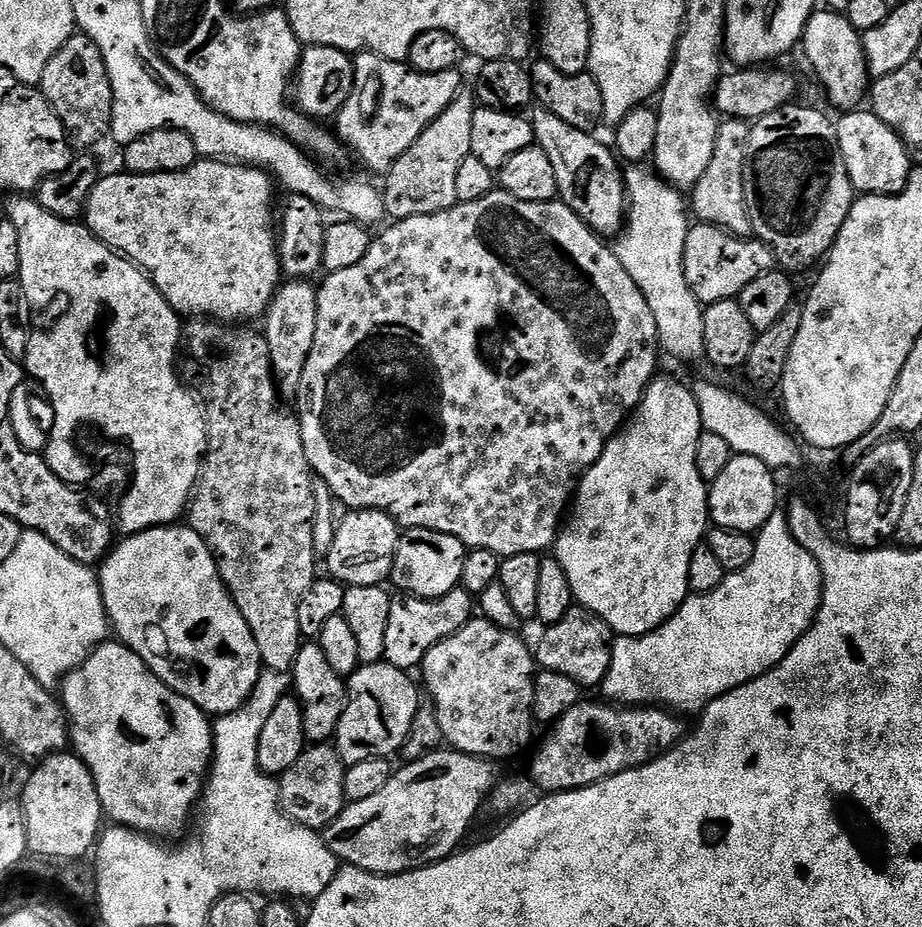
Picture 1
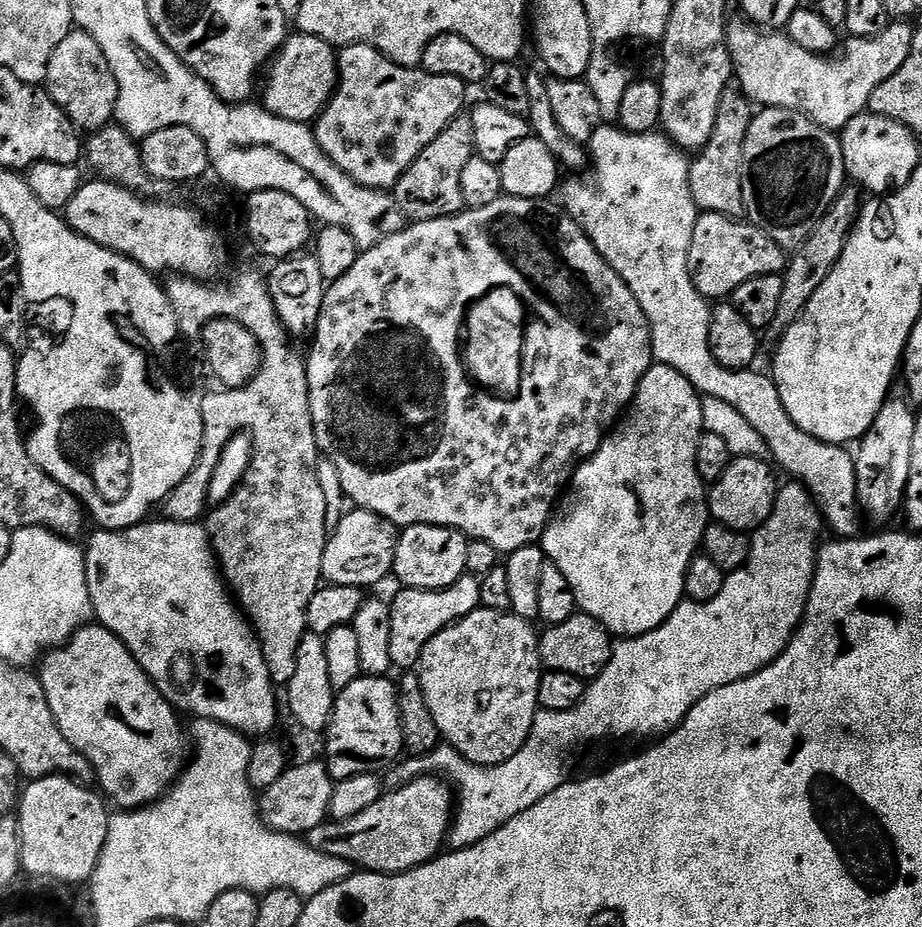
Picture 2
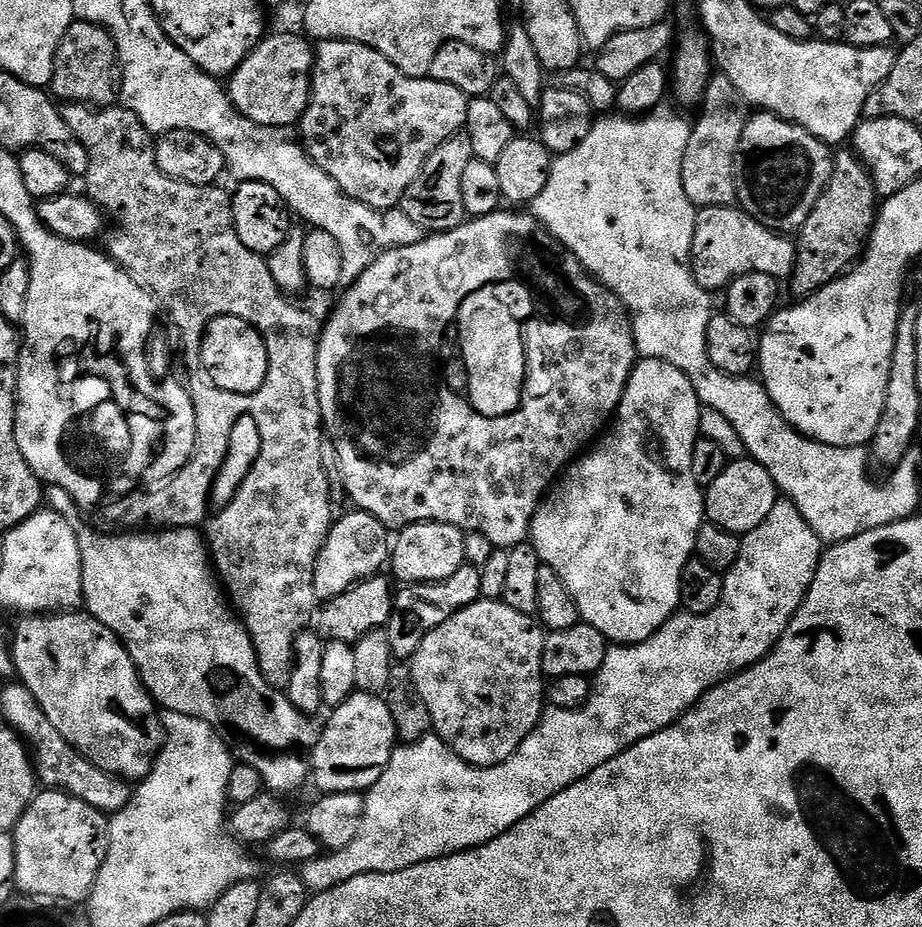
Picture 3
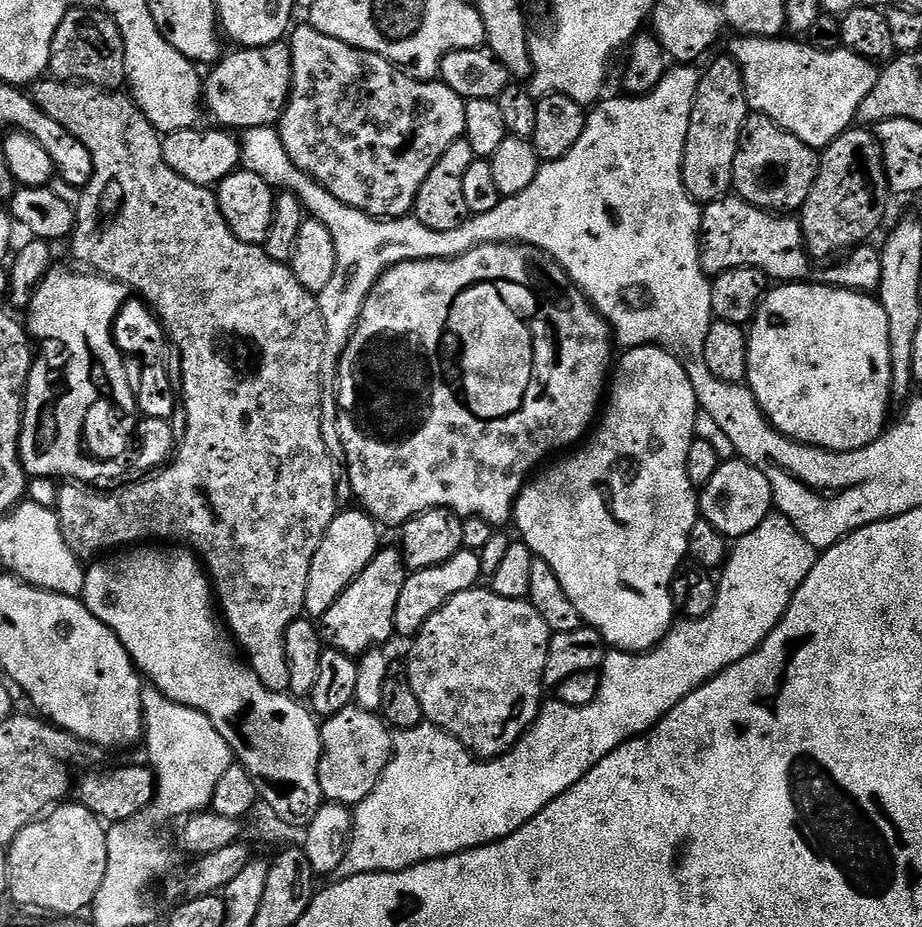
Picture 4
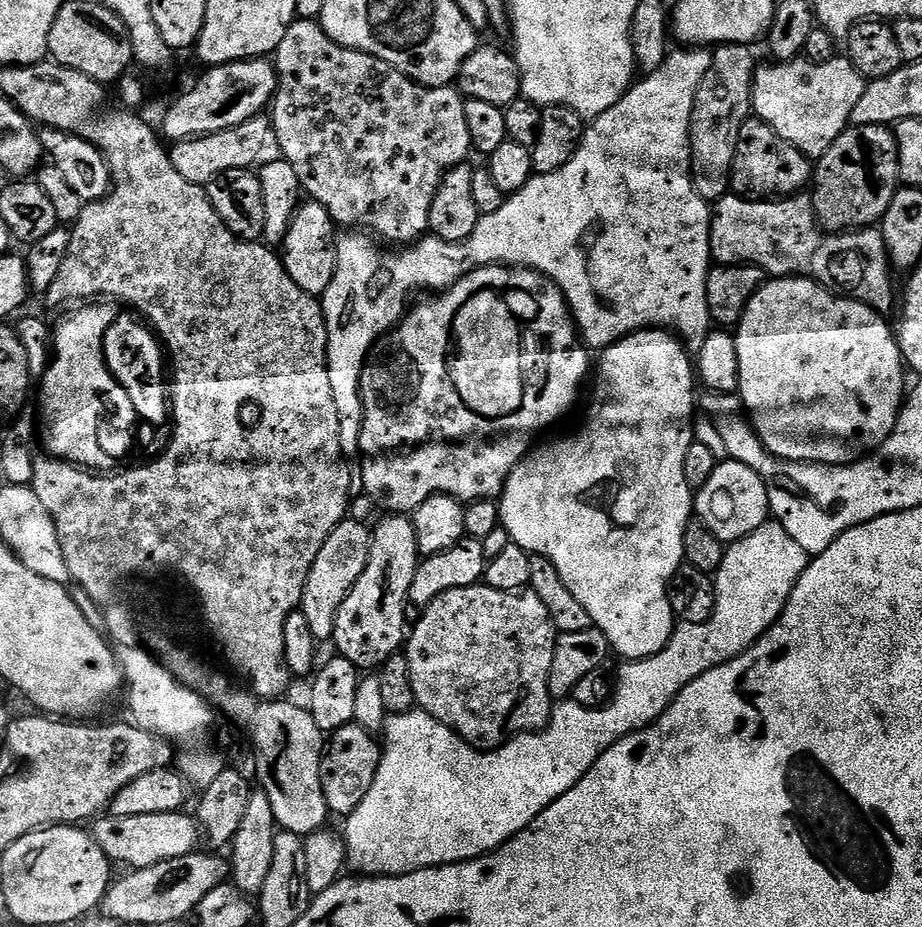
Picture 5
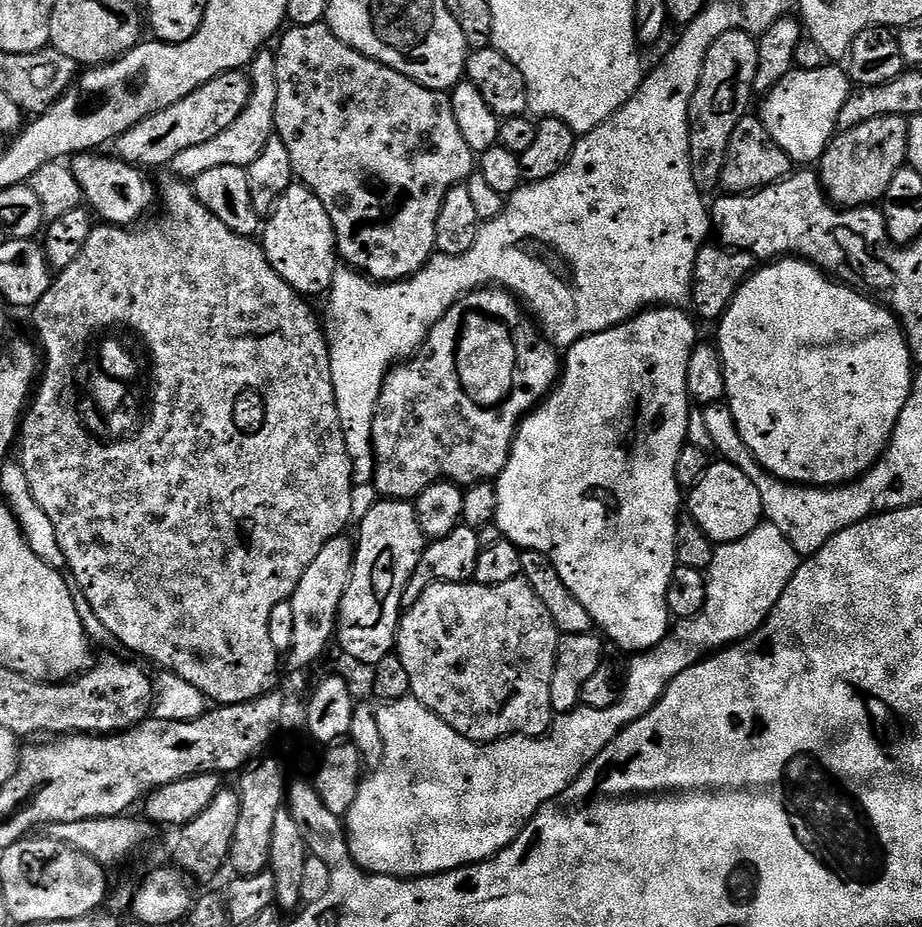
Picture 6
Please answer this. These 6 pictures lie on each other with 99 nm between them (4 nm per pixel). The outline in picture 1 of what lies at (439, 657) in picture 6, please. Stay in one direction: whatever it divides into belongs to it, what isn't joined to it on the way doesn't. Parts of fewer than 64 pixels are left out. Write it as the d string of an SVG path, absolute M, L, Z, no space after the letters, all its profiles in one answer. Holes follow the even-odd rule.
M474 618L466 626L462 626L462 630L458 630L458 634L450 634L450 638L446 638L442 642L438 642L438 646L434 646L434 650L430 650L430 654L426 654L422 665L422 673L424 672L423 687L428 687L427 695L430 697L433 706L438 714L438 726L442 726L442 734L444 735L444 744L449 749L461 752L467 756L477 756L479 760L491 760L493 762L501 762L507 756L512 756L528 739L532 736L532 728L534 729L534 721L532 719L532 703L534 702L534 682L536 681L536 673L538 665L534 659L534 652L531 647L524 645L524 640L520 634L516 632L507 632L498 626L494 626L494 622L483 618Z

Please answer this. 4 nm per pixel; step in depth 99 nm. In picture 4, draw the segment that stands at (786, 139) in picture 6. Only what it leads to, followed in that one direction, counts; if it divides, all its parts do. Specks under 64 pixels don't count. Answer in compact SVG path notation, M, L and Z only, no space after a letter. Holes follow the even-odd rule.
M741 35L734 40L730 55L742 70L749 109L770 118L779 128L817 150L827 148L834 138L853 127L858 106L862 106L880 77L873 61L843 46L827 52L814 50L796 38Z

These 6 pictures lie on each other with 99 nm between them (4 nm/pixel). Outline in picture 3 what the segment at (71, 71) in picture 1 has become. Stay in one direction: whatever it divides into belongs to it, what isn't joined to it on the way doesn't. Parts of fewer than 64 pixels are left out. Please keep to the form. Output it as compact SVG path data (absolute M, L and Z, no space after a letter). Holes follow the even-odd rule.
M77 19L56 51L50 92L57 101L110 108L120 100L122 77L114 38L100 24Z

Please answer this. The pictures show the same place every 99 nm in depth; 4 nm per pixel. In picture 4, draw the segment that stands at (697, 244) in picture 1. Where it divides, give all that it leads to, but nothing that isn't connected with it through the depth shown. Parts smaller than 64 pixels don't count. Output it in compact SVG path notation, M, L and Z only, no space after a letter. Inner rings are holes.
M735 194L703 205L700 214L700 265L709 278L735 268L757 268L776 282L807 281L808 271L814 267L804 246L799 219L764 212Z

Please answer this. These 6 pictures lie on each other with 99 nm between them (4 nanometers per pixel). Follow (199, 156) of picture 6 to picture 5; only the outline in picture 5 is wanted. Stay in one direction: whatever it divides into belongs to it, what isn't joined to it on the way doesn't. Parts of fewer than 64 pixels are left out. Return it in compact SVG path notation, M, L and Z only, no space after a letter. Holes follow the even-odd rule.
M261 114L242 122L242 126L209 132L206 136L197 136L190 140L181 140L173 143L170 148L172 165L186 182L194 182L207 186L214 178L226 174L230 170L252 168L255 160L264 152L264 147L270 144L270 120L267 115Z

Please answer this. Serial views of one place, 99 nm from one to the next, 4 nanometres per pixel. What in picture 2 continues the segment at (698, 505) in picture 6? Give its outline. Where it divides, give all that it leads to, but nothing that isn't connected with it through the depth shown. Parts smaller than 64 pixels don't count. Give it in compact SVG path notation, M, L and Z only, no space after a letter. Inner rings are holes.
M759 456L735 457L726 474L722 474L722 478L718 478L718 482L711 485L708 492L711 519L722 526L730 526L734 530L749 534L763 526L766 518L770 518L778 491L776 476L771 467L773 468L773 465L767 459Z

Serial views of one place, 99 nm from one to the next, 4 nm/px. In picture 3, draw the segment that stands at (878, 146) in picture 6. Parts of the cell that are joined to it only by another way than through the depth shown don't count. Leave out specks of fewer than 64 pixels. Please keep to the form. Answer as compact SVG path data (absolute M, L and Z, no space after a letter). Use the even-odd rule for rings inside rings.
M837 151L832 157L832 173L830 182L822 190L814 210L810 210L810 218L795 233L796 261L792 264L792 292L796 298L807 298L819 288L825 288L831 280L836 280L851 269L852 265L860 259L868 238L872 231L872 223L876 221L878 211L878 197L872 176L868 167L860 160L855 151Z

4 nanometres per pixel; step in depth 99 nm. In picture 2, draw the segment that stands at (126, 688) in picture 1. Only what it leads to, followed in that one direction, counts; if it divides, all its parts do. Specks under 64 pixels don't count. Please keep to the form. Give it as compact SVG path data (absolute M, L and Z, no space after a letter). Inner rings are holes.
M99 622L85 624L83 628L79 628L72 635L71 640L67 644L62 644L59 648L53 648L51 652L47 653L39 661L38 675L42 682L42 690L46 690L46 702L50 702L50 714L54 714L54 722L58 722L58 730L62 730L62 738L66 738L66 742L70 742L70 746L74 746L74 750L78 750L78 754L82 754L92 763L95 779L97 781L100 779L100 785L98 785L99 791L113 805L116 803L115 807L117 809L135 810L137 808L147 808L148 805L156 803L180 779L180 774L186 767L186 757L190 752L189 745L188 748L184 745L184 736L186 740L185 725L184 728L180 725L179 718L181 719L181 717L178 715L177 709L173 708L172 703L156 689L155 684L152 683L152 679L145 674L143 666L136 661L131 650L110 629L104 627Z

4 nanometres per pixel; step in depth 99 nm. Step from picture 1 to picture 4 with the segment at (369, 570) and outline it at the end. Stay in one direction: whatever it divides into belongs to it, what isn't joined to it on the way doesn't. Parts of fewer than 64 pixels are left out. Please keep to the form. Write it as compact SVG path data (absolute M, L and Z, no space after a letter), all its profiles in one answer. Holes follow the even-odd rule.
M352 510L337 511L334 522L330 522L322 538L322 546L318 546L318 554L314 554L314 562L310 562L310 578L306 582L304 603L304 612L309 617L323 618L326 610L330 610L338 597L356 581L358 574L362 574L366 566L370 566L382 547L379 532L381 529L377 521L363 510L348 511Z

